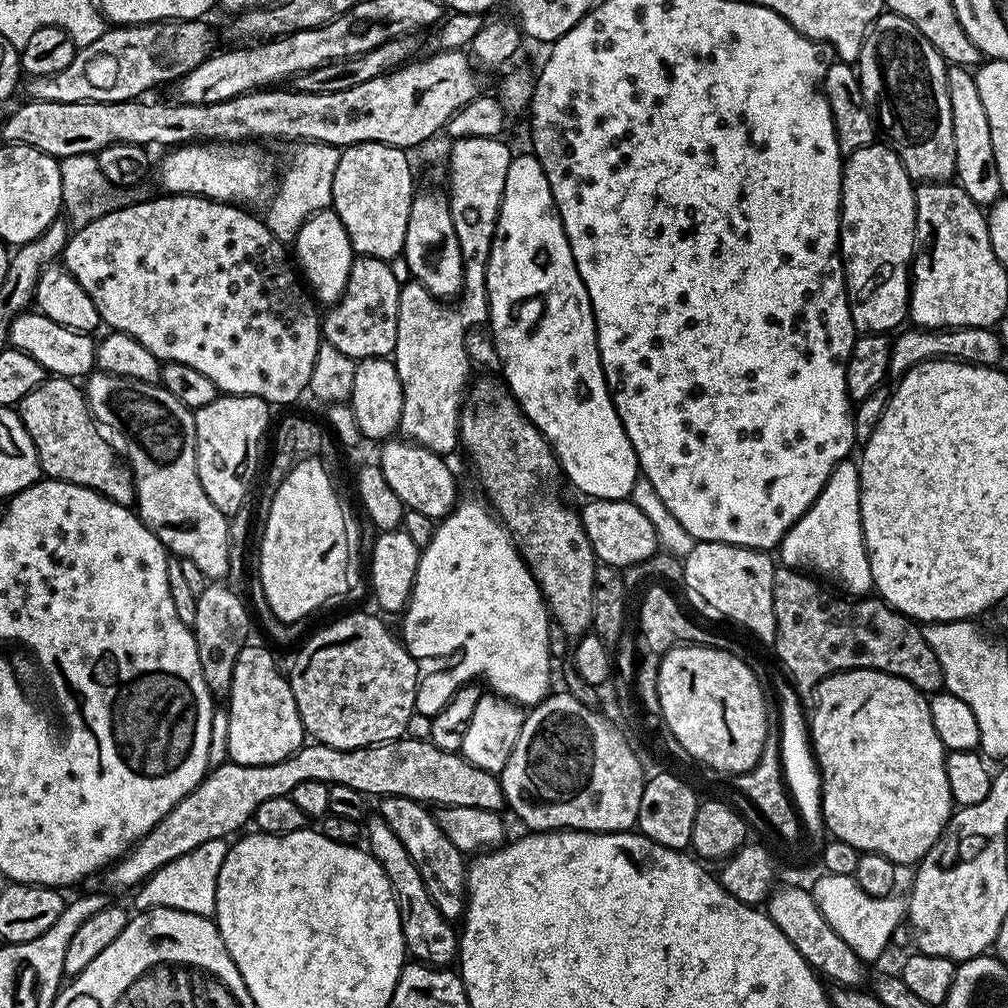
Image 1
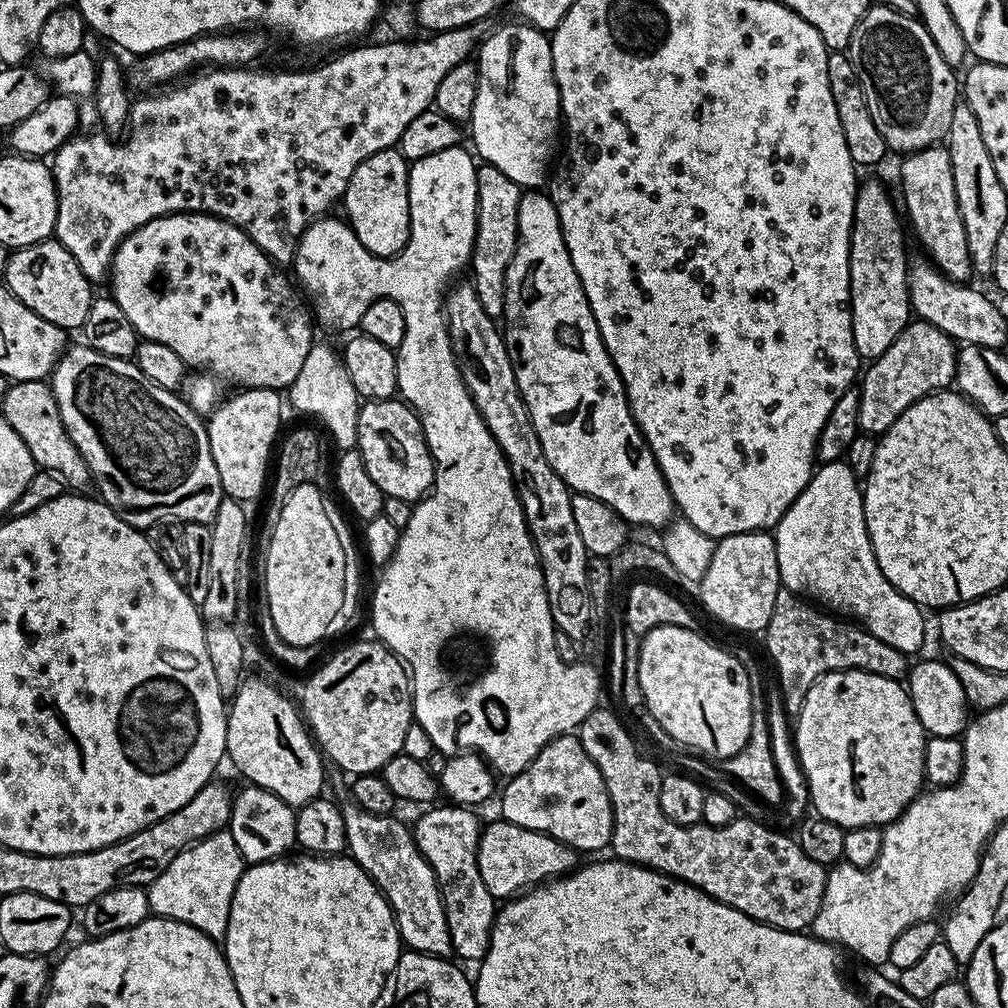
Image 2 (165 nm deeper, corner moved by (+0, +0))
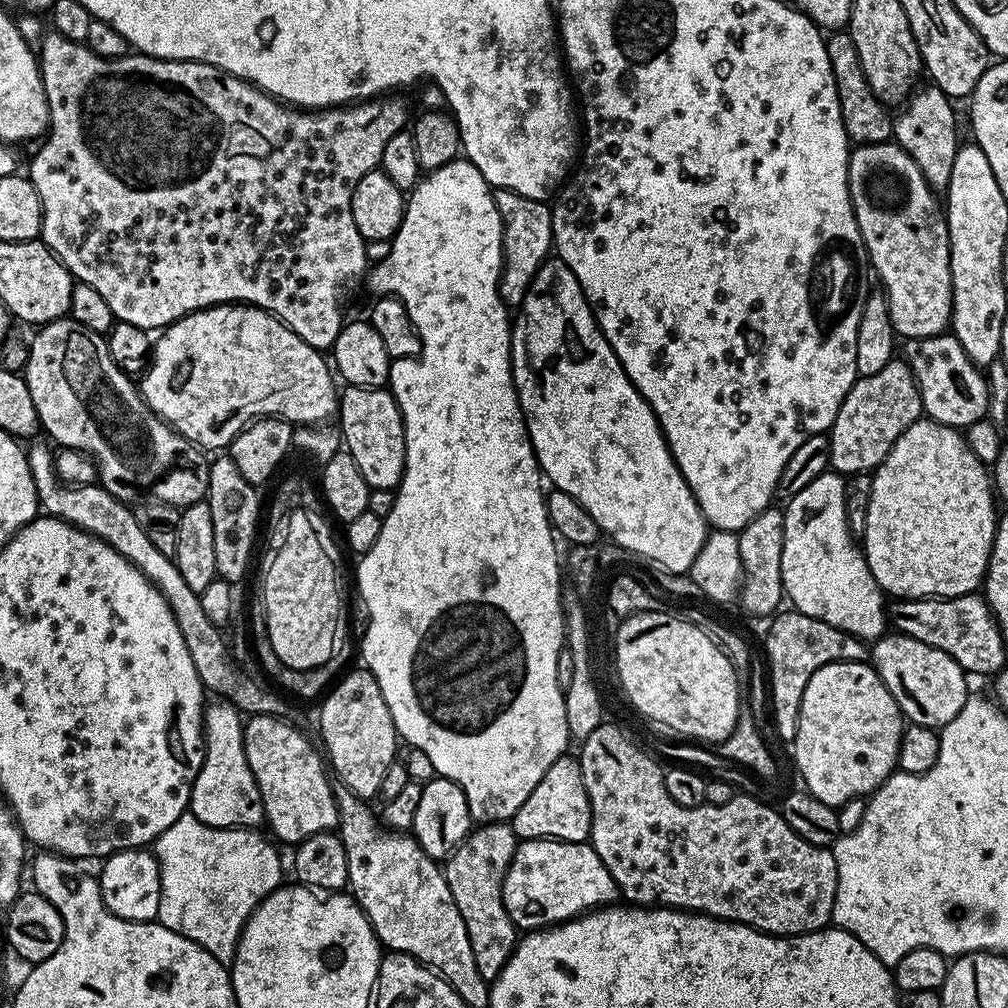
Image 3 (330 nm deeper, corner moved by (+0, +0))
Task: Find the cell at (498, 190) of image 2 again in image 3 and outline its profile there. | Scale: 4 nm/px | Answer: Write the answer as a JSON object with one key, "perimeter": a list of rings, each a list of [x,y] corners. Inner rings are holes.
{"perimeter":[[[509,188],[495,189],[498,214],[502,218],[504,268],[500,271],[500,296],[509,309],[519,309],[544,261],[553,255],[552,209],[543,200],[526,198]]]}

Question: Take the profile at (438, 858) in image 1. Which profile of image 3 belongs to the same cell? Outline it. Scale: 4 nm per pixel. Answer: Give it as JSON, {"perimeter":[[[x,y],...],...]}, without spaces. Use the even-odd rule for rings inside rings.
{"perimeter":[[[493,822],[476,826],[443,865],[446,886],[450,886],[454,906],[458,906],[458,914],[462,914],[462,922],[466,922],[466,934],[470,934],[474,966],[478,966],[478,974],[489,982],[496,979],[502,966],[506,966],[518,943],[517,926],[510,914],[506,914],[506,906],[502,902],[504,875],[514,858],[517,843],[511,823]]]}

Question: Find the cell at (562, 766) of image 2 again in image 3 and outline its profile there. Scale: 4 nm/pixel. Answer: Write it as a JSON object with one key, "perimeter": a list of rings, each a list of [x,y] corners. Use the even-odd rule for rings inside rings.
{"perimeter":[[[575,755],[559,756],[542,774],[542,782],[534,786],[530,798],[518,806],[511,821],[514,834],[520,840],[565,840],[566,842],[585,843],[592,835],[592,811],[586,786],[582,782],[580,761]]]}

